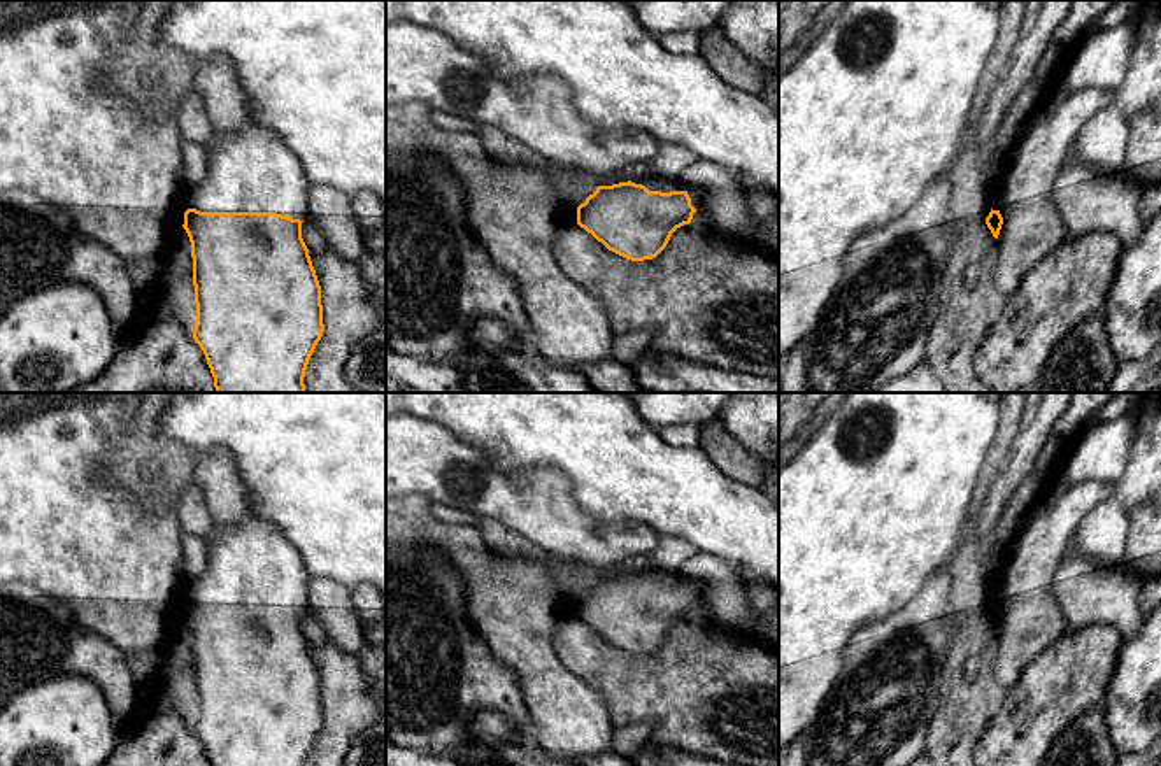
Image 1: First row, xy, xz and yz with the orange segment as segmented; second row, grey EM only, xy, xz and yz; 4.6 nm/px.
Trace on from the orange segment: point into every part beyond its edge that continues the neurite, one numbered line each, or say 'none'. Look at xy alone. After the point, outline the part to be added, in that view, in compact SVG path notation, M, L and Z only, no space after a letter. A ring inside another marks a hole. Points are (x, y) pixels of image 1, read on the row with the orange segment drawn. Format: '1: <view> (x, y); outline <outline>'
1: xy (253, 170); outline M247 112L247 124L231 137L212 131L207 174L189 191L186 209L200 212L275 212L293 219L316 217L309 207L309 181L295 152L270 130L256 124Z

